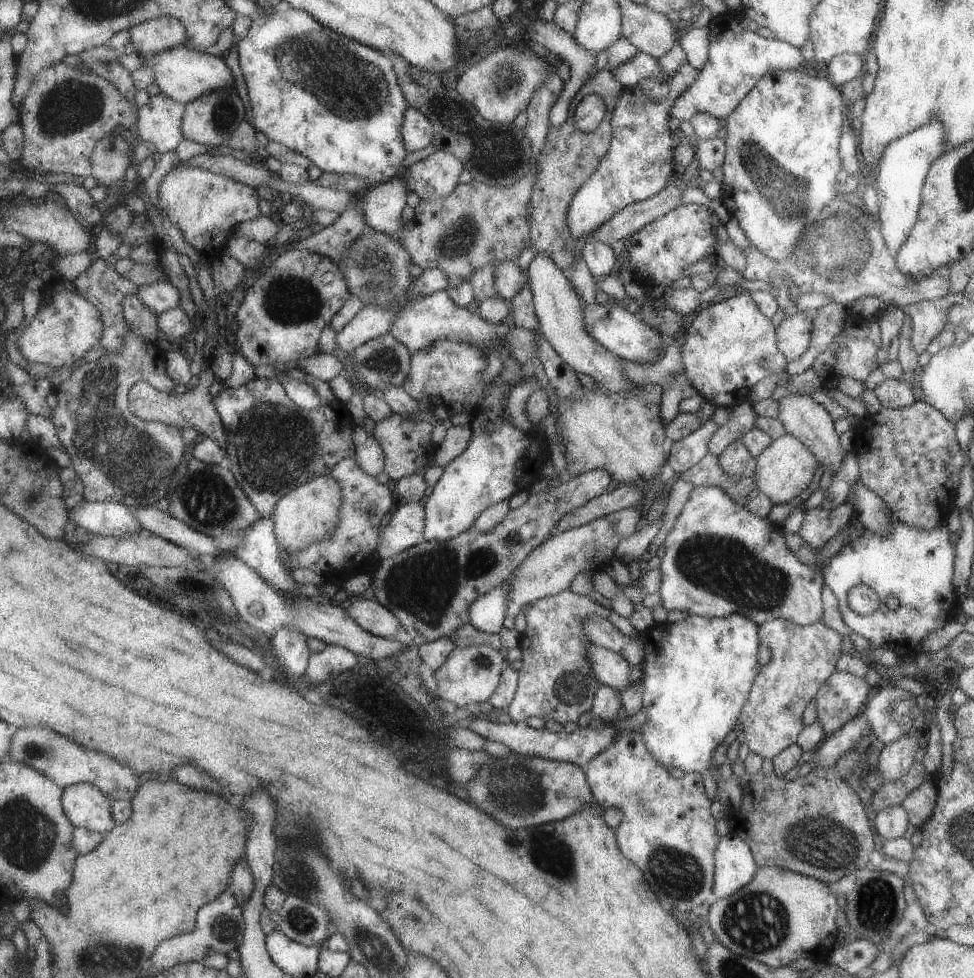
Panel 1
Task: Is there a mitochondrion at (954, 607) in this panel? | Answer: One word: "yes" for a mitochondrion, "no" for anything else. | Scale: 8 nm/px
no

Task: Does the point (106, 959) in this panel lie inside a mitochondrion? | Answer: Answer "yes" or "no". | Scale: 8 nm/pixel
yes

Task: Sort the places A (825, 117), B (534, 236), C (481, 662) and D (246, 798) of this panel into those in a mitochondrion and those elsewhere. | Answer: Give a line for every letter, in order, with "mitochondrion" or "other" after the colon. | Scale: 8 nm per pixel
A: other
B: other
C: mitochondrion
D: other

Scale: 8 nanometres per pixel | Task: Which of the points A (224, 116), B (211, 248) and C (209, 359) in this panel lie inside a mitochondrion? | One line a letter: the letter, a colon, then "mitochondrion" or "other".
A: mitochondrion
B: mitochondrion
C: other

